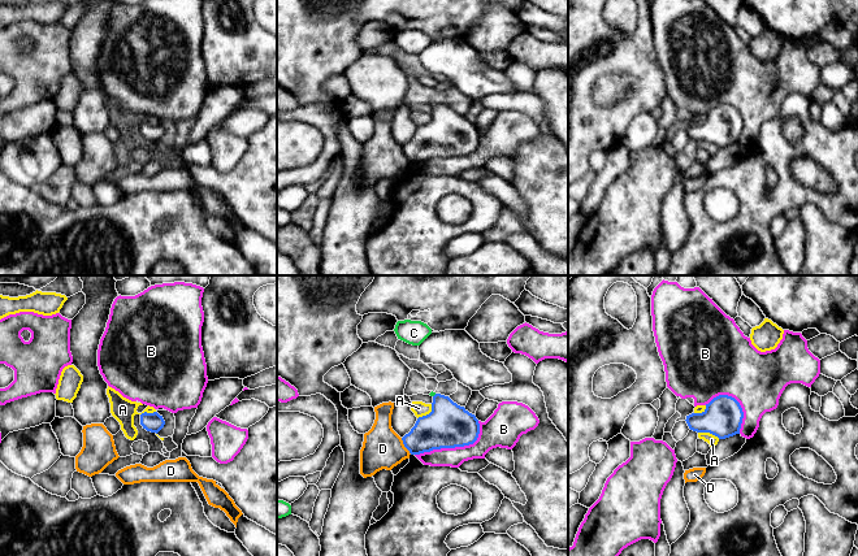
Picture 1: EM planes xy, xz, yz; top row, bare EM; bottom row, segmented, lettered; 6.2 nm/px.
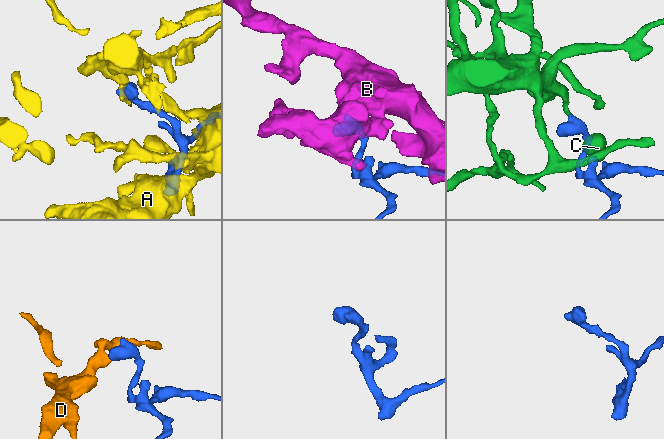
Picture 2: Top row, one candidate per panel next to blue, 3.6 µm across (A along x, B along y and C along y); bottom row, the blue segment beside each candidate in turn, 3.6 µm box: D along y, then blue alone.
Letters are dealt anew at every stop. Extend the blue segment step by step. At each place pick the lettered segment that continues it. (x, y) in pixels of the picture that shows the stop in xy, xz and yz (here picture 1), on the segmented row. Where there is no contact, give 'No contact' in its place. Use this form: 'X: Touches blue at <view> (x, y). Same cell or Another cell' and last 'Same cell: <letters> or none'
A: Touches blue at xz (427, 415). Another cell
B: Touches blue at xz (454, 447). Another cell
C: Touches blue at xz (434, 395). Same cell
D: Touches blue at xz (404, 446). Another cell
Same cell: C

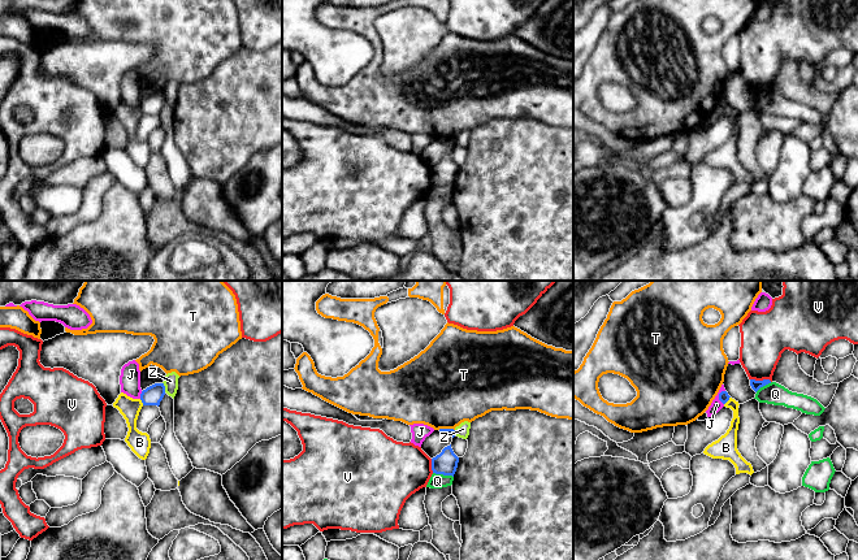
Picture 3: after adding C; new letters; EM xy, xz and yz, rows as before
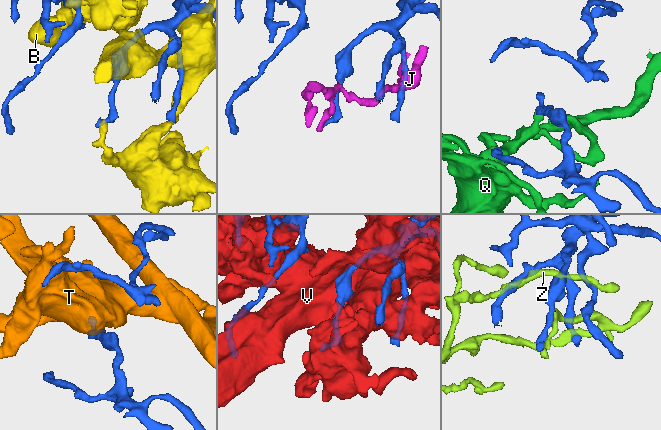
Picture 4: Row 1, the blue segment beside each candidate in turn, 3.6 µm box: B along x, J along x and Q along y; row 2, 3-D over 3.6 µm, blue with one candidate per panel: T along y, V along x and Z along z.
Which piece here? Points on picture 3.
B: Touches blue at yz (728, 399). Another cell
J: Touches blue at yz (719, 398). Another cell
Q: Touches blue at xz (443, 474). Another cell
T: Touches blue at xz (446, 429). Another cell
V: Touches blue at yz (761, 381). Another cell
Z: Touches blue at xy (164, 387). Another cell
Same cell: none

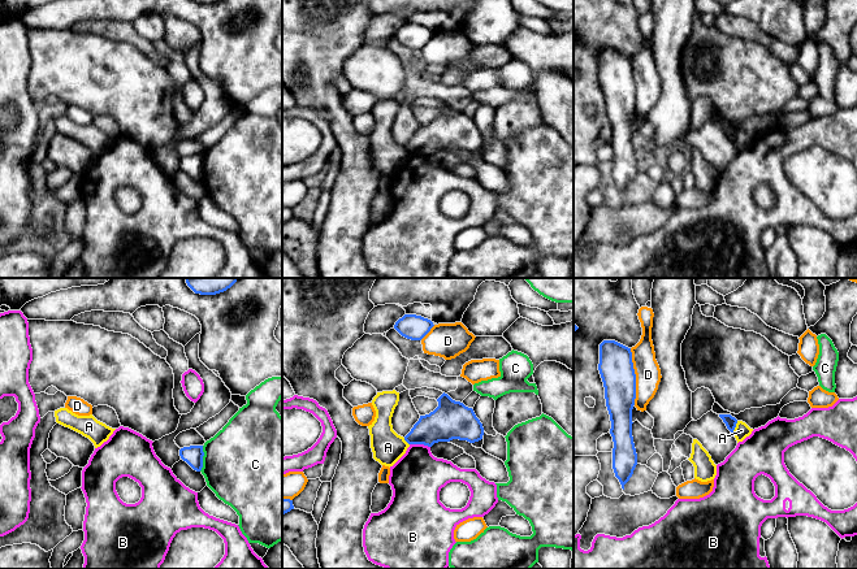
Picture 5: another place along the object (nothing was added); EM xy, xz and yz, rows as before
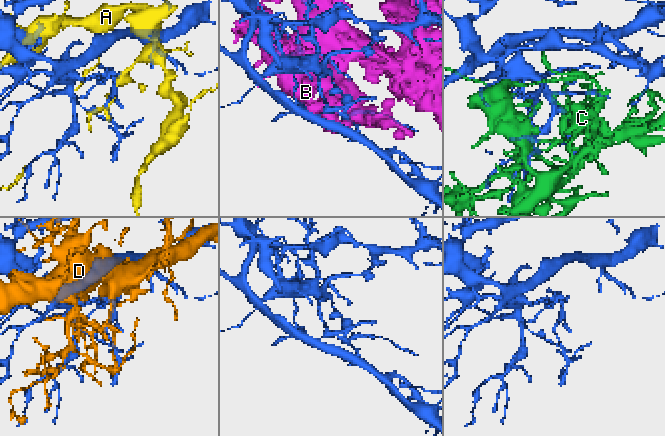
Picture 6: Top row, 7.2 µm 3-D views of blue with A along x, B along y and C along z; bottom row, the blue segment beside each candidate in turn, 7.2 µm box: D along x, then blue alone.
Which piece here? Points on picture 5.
A: Touches blue at yz (735, 426). Another cell
B: Touches blue at xz (420, 443). Another cell
C: Touches blue at xy (202, 459). Another cell
D: Touches blue at yz (635, 377). Another cell
Same cell: none

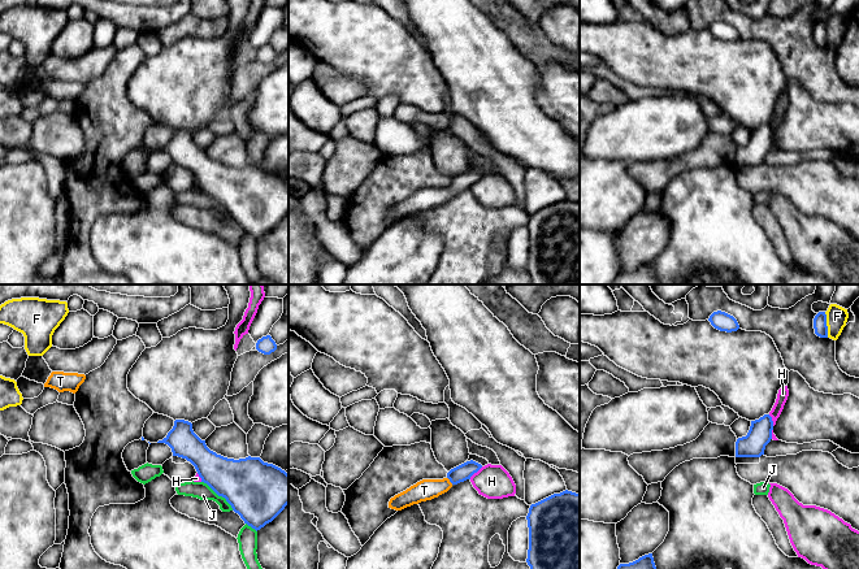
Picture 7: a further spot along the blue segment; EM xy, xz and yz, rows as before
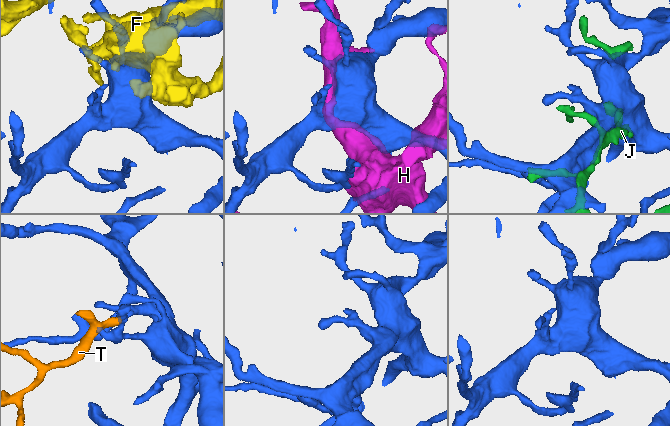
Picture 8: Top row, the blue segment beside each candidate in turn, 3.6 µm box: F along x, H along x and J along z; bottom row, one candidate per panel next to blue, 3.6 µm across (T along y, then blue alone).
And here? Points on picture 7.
F: Touches blue at yz (825, 325). Another cell
H: Touches blue at xz (476, 472). Another cell
J: Touches blue at xy (218, 495). Another cell
T: Touches blue at xz (450, 481). Same cell
Same cell: T

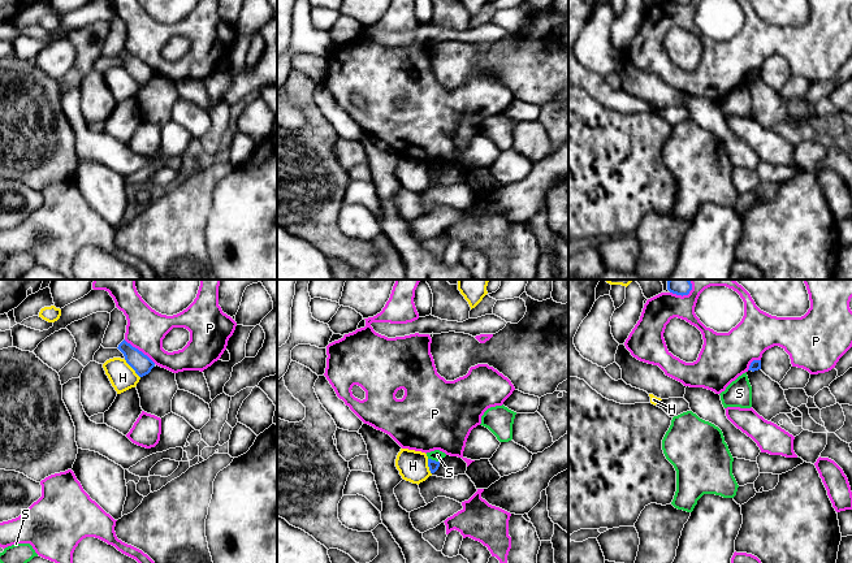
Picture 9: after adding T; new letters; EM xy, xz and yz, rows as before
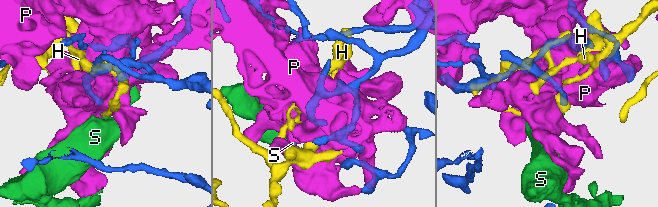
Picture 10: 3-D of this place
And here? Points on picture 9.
H: Touches blue at xy (132, 367). Another cell
P: Touches blue at xy (138, 350). Another cell
S: Touches blue at xz (433, 460). Another cell
Same cell: none

